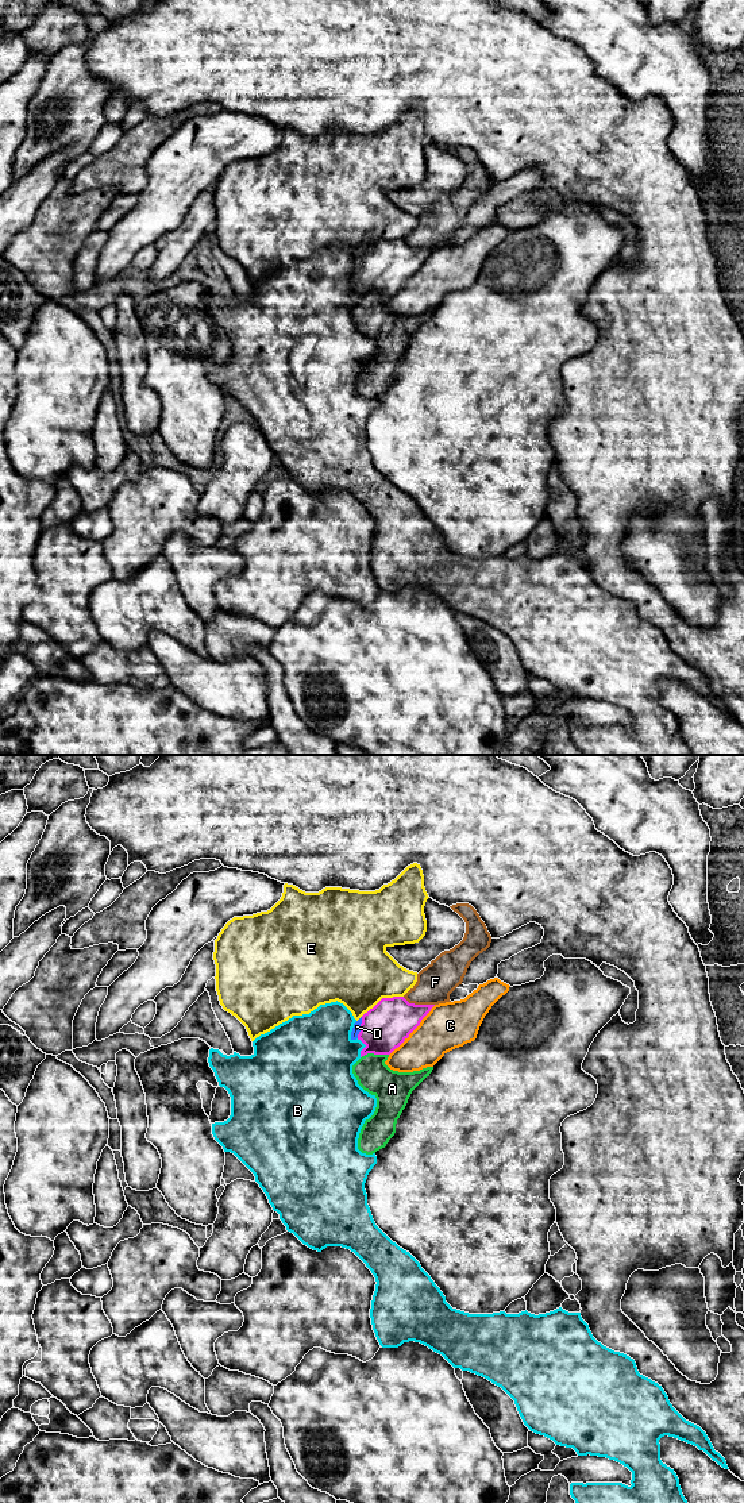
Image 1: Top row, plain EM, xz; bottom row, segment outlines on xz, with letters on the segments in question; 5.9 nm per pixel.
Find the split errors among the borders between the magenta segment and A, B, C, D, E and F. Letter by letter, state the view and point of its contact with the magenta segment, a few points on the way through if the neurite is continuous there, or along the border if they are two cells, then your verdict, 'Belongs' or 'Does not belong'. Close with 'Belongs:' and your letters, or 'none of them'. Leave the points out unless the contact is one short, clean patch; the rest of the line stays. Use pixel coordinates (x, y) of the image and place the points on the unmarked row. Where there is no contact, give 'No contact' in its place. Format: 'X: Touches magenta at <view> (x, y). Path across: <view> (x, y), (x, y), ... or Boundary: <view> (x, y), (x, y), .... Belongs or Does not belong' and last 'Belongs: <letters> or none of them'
A: Touches magenta at xz (374, 297). Does not belong
B: Touches magenta at xz (365, 291). Does not belong
C: Touches magenta at xz (413, 273). Does not belong
D: Touches magenta at xz (361, 272). Path across: xz (384, 272), (361, 272), (357, 270). Belongs
E: Touches magenta at xz (381, 243). Does not belong
F: Touches magenta at xz (419, 249). Does not belong
Belongs: D

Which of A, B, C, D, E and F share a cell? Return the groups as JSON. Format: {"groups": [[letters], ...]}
{"groups": [["A"], ["B"], ["C"], ["D"], ["E"], ["F"]]}

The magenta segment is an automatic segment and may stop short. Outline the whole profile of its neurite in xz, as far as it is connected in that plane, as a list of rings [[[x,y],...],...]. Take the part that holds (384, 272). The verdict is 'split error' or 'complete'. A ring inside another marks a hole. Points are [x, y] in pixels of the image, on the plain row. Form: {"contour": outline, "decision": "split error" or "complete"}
{"contour": [[[404,240],[382,242],[354,267],[351,284],[358,282],[366,289],[361,294],[361,301],[367,297],[390,298],[409,281],[433,250],[409,247]]], "decision": "split error"}

